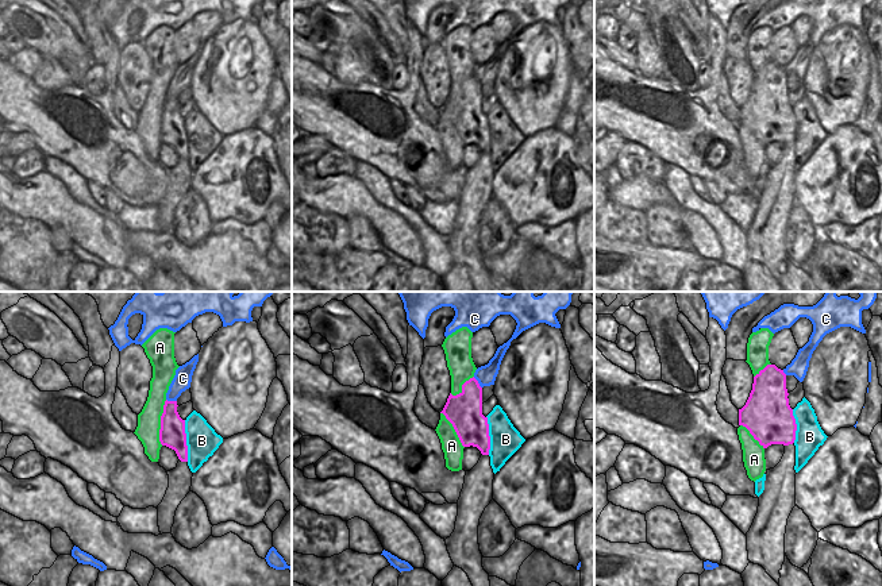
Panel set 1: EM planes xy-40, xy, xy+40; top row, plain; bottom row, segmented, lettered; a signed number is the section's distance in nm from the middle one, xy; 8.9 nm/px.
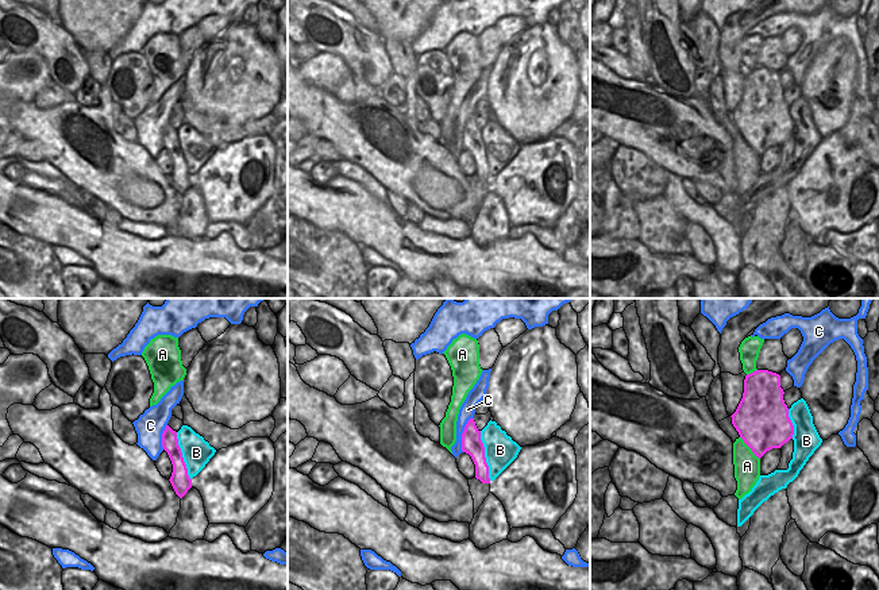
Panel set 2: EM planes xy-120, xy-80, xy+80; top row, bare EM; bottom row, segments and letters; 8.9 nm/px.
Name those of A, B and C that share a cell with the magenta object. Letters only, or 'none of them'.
none of them.

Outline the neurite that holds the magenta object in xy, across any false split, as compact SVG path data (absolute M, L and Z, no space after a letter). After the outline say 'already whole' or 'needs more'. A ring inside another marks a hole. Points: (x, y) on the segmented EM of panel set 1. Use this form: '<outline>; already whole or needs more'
M473 377L462 385L457 396L450 393L440 412L452 424L463 447L477 447L489 455L490 436L488 417L482 415L482 388Z; already whole

